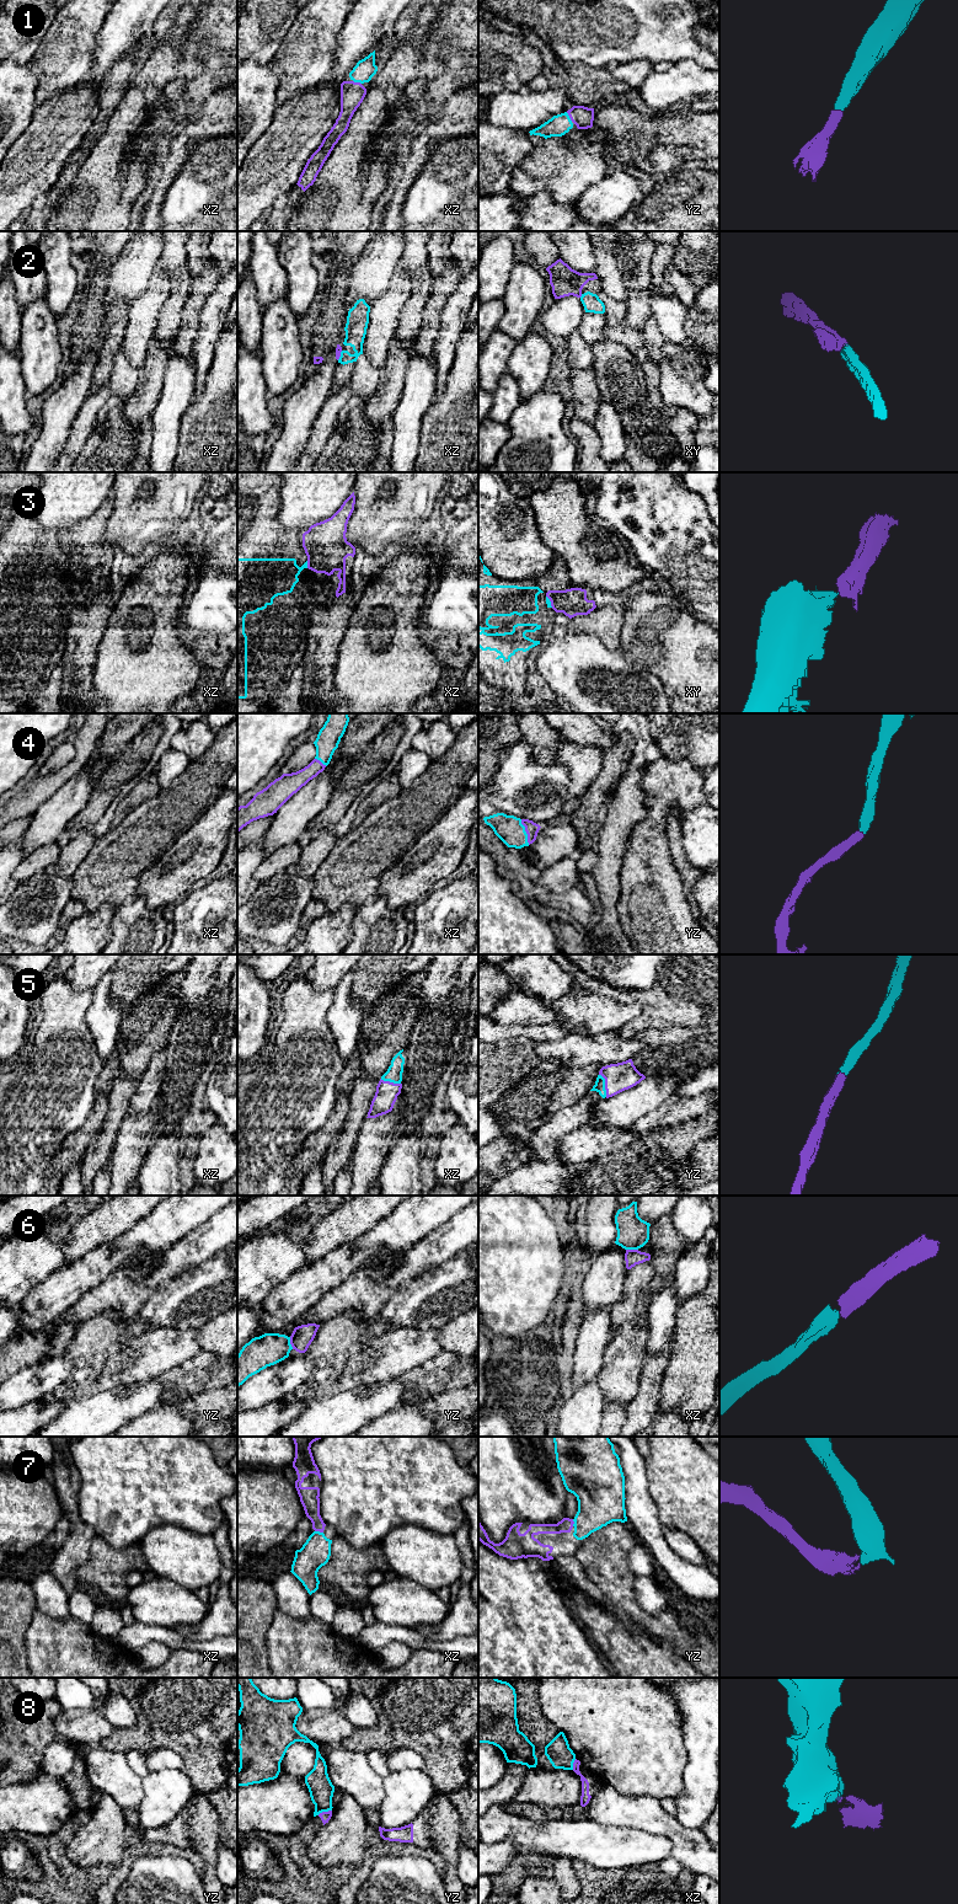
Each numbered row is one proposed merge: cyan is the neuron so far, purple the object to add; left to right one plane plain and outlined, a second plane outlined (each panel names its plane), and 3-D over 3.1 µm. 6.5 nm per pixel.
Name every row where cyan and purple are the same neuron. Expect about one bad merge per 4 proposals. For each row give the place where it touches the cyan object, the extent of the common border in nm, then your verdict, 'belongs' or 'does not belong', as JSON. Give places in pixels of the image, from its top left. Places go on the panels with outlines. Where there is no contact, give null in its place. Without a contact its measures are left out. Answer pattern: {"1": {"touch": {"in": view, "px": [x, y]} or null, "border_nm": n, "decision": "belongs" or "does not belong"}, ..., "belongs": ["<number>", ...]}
{"1": {"touch": {"in": "yz", "px": [568, 117]}, "border_nm": 80, "decision": "belongs"}, "2": {"touch": {"in": "xy", "px": [582, 295]}, "border_nm": 30, "decision": "belongs"}, "3": {"touch": {"in": "xz", "px": [306, 565]}, "border_nm": 50, "decision": "does not belong"}, "4": {"touch": {"in": "yz", "px": [525, 832]}, "border_nm": 180, "decision": "belongs"}, "5": {"touch": {"in": "yz", "px": [604, 1085]}, "border_nm": 160, "decision": "belongs"}, "6": {"touch": {"in": "yz", "px": [289, 1343]}, "border_nm": 80, "decision": "belongs"}, "7": {"touch": {"in": "xz", "px": [319, 1531]}, "border_nm": 60, "decision": "belongs"}, "8": {"touch": {"in": "yz", "px": [324, 1811]}, "border_nm": 100, "decision": "does not belong"}, "belongs": ["1", "2", "4", "5", "6", "7"]}

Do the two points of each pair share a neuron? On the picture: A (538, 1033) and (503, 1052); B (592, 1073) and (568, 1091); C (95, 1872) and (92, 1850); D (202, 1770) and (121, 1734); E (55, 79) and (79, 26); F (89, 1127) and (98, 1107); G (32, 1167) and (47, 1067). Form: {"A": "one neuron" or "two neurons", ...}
{"A": "two neurons", "B": "one neuron", "C": "two neurons", "D": "one neuron", "E": "one neuron", "F": "one neuron", "G": "one neuron"}

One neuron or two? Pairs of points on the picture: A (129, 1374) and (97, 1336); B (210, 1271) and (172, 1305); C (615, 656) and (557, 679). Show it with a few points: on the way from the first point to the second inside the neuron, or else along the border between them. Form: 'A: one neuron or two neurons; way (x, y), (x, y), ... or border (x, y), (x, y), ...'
A: two neurons; border (135, 1336), (130, 1337), (105, 1363), (96, 1378)
B: one neuron; way (201, 1281), (182, 1298)
C: one neuron; way (600, 666), (572, 667)

